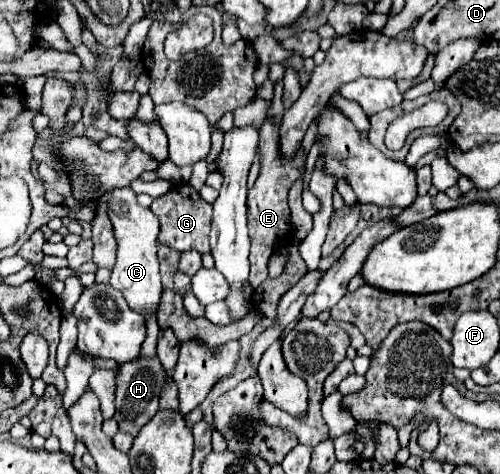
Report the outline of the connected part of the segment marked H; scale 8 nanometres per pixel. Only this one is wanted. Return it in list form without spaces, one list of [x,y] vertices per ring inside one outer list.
[[[152,356],[150,360],[146,358],[136,358],[134,362],[126,362],[124,366],[120,366],[118,370],[118,384],[116,384],[116,414],[114,420],[118,422],[120,432],[138,436],[138,432],[142,430],[142,426],[158,412],[158,400],[160,400],[160,392],[166,384],[166,370],[160,364],[158,356]]]

